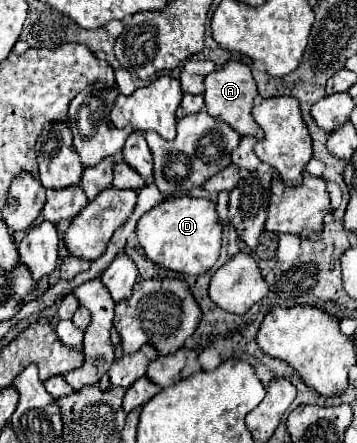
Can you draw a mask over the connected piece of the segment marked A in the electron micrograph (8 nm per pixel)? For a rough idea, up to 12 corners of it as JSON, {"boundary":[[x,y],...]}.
{"boundary":[[228,61],[204,79],[206,111],[240,137],[262,139],[250,115],[250,67]]}

